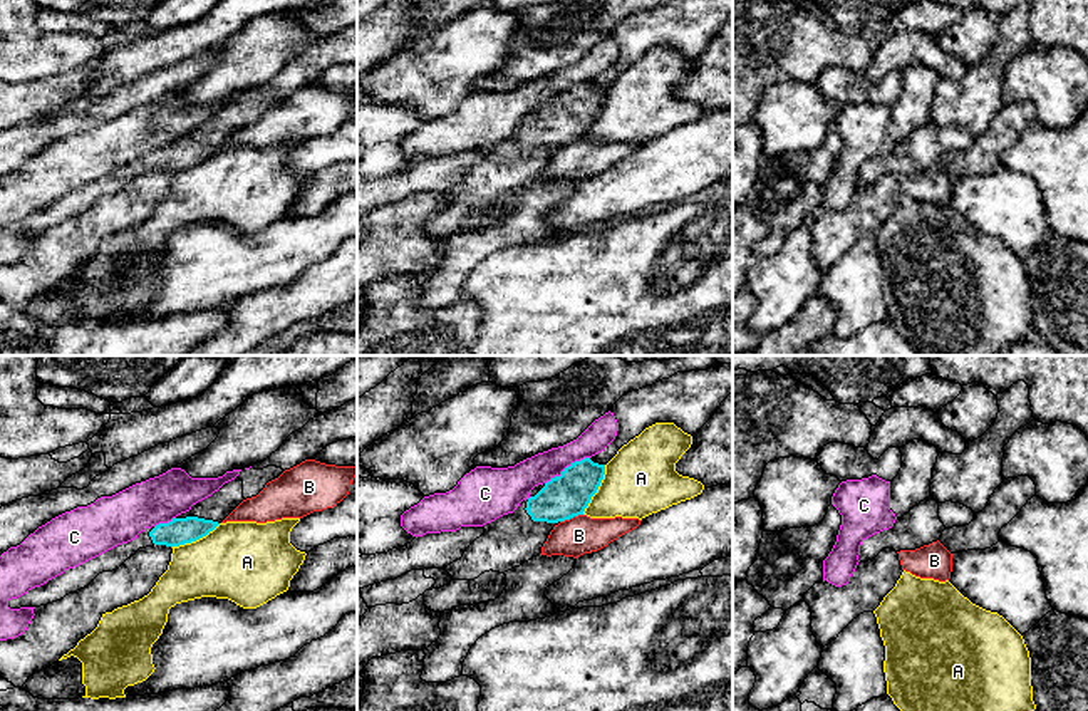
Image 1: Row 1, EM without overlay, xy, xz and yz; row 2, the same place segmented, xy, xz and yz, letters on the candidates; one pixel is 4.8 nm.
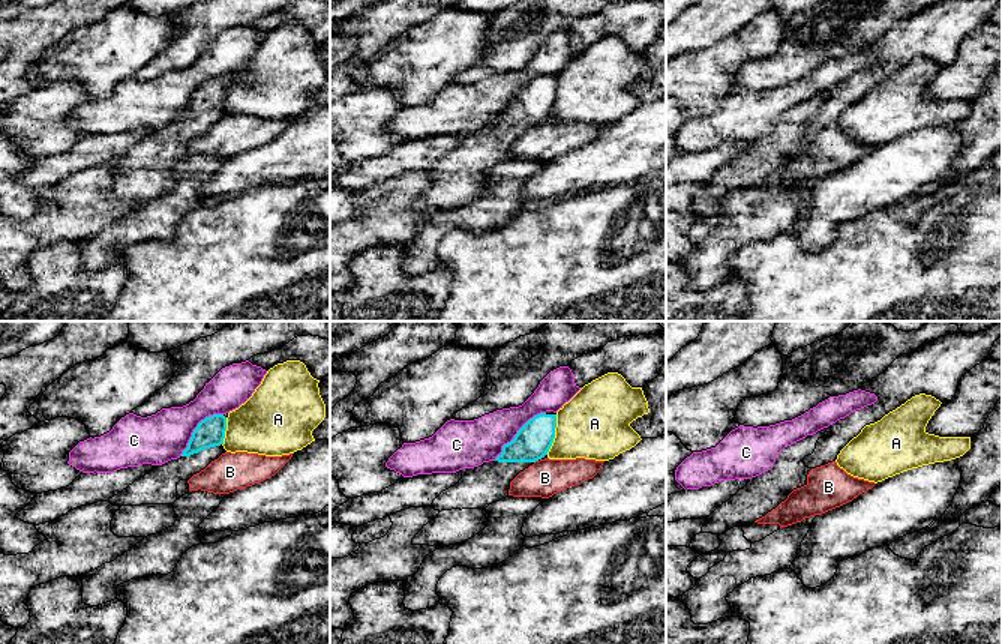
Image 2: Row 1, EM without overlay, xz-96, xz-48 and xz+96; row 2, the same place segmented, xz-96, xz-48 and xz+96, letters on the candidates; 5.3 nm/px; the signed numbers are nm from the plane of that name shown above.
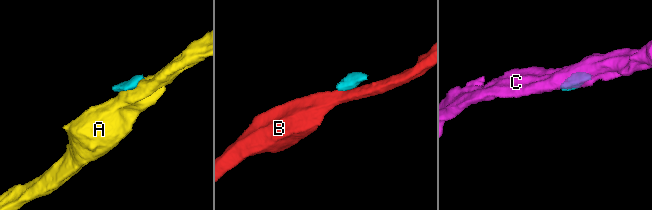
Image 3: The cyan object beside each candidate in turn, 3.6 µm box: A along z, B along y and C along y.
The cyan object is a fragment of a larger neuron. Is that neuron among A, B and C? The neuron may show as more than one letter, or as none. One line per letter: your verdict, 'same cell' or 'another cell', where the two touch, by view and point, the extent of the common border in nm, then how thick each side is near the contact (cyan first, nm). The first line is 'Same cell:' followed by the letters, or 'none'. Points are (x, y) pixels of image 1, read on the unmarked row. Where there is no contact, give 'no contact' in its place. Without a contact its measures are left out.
Same cell: none
A: another cell; contact xz (597, 113); length 260 nm; calibres 220 and 340 nm
B: another cell; contact xz (570, 141); length 120 nm; calibres 220 and 180 nm
C: another cell; contact xz (567, 91); length 260 nm; calibres 220 and 150 nm

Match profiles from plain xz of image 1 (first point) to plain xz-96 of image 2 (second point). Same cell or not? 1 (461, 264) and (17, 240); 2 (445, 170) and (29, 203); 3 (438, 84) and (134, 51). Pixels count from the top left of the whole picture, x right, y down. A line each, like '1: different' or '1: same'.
1: different
2: different
3: same

